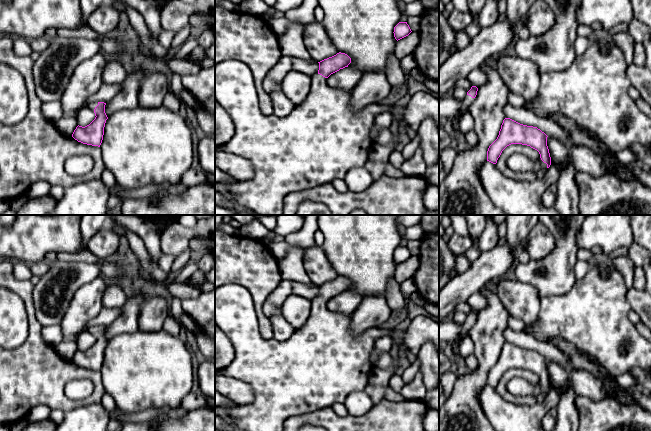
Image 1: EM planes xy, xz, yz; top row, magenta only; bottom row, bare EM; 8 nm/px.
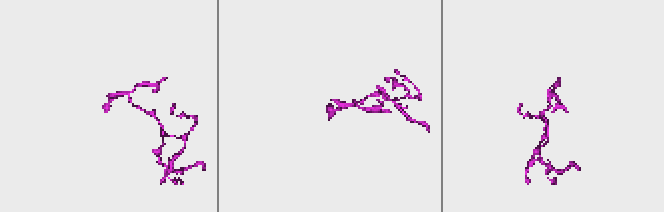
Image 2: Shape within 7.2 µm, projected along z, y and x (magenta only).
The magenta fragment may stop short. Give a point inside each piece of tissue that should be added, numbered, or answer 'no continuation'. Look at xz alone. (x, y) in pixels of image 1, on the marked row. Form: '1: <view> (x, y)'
1: xz (322, 139)

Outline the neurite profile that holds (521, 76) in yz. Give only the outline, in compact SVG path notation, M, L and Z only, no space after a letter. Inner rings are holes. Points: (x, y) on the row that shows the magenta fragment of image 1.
M500 54L496 69L510 93L521 95L525 103L530 102L538 95L540 73L532 61Z

